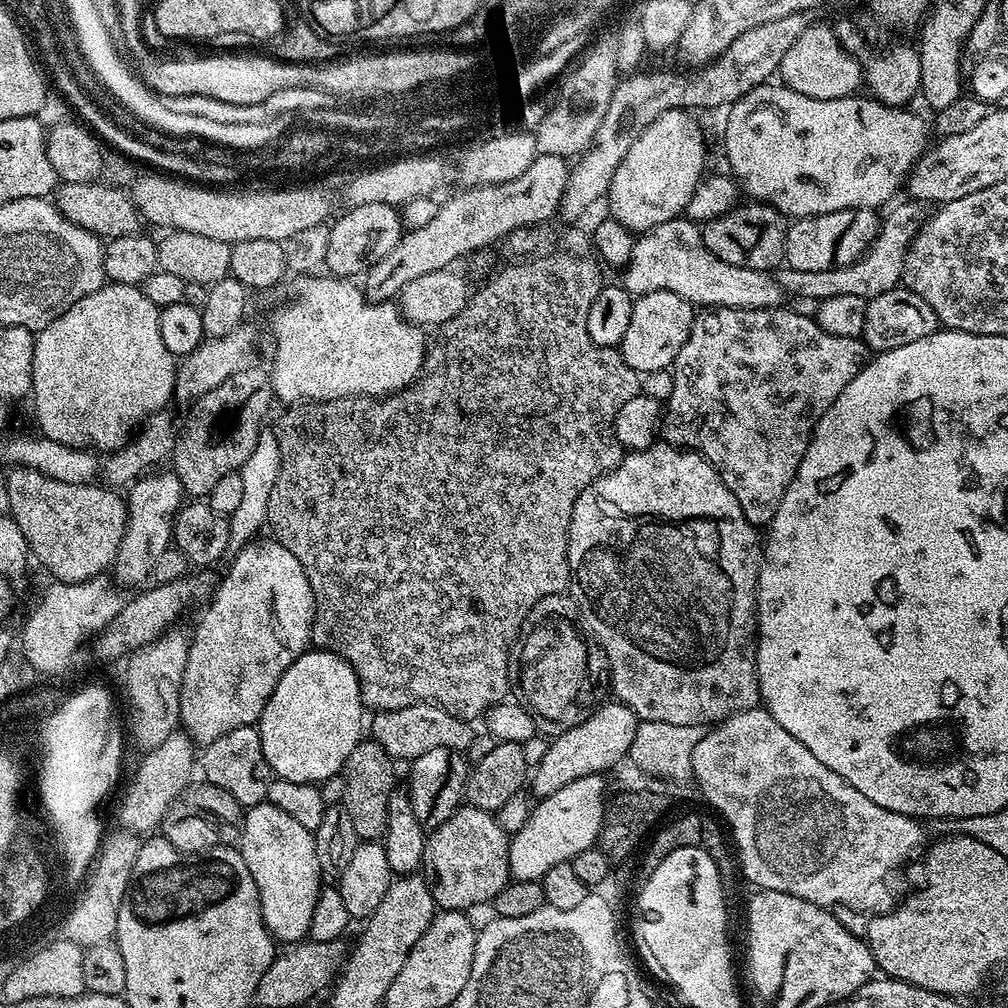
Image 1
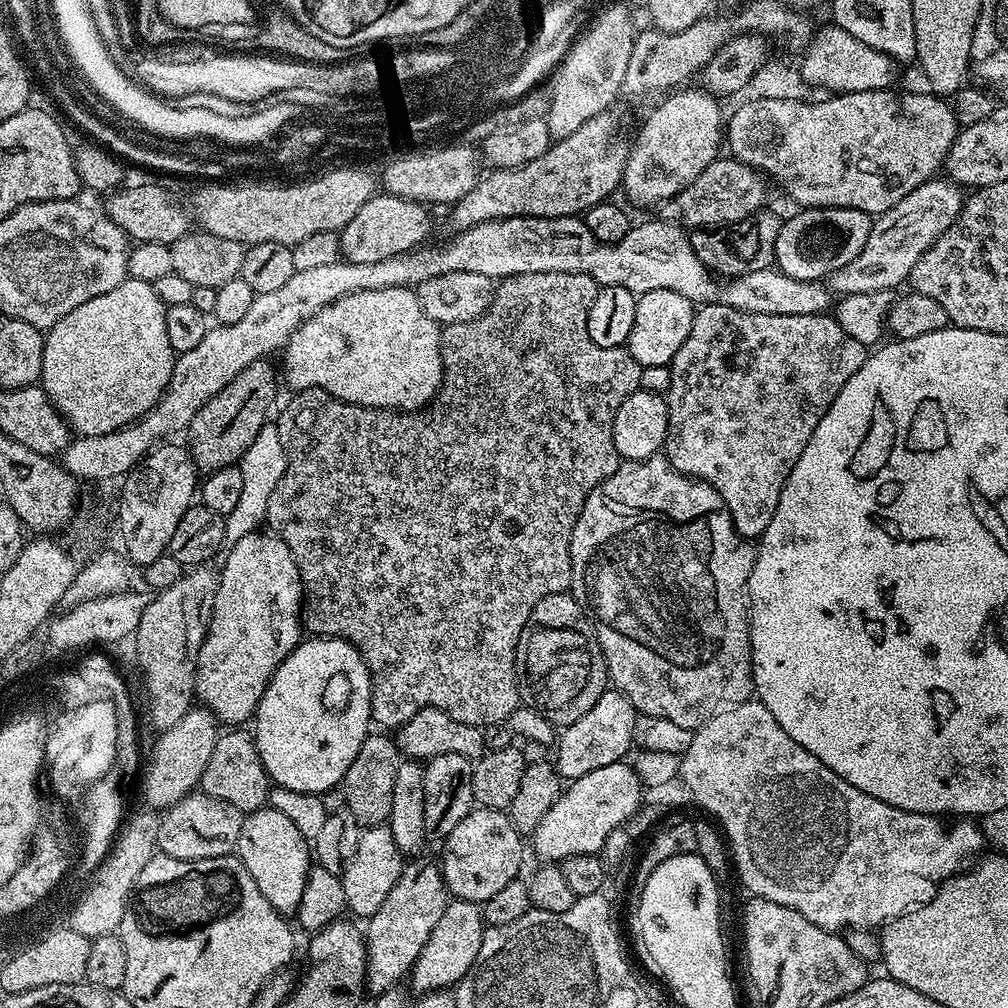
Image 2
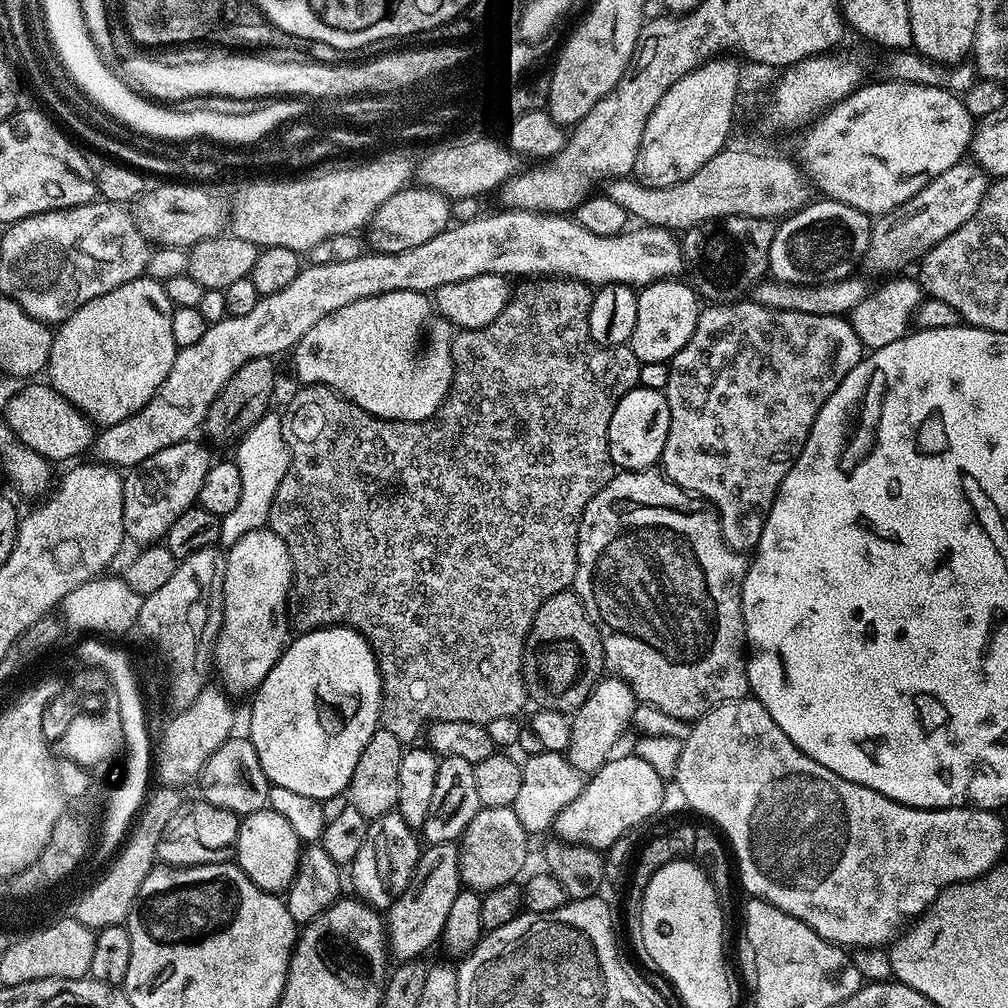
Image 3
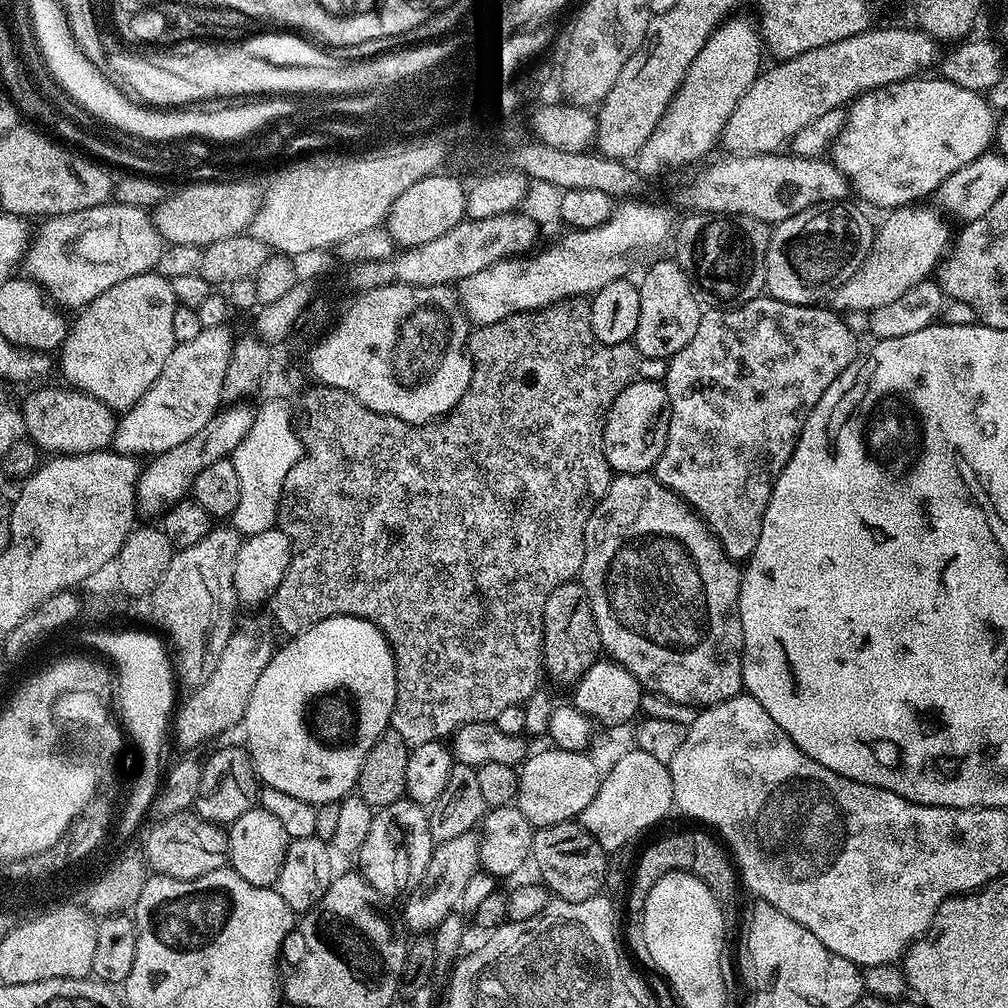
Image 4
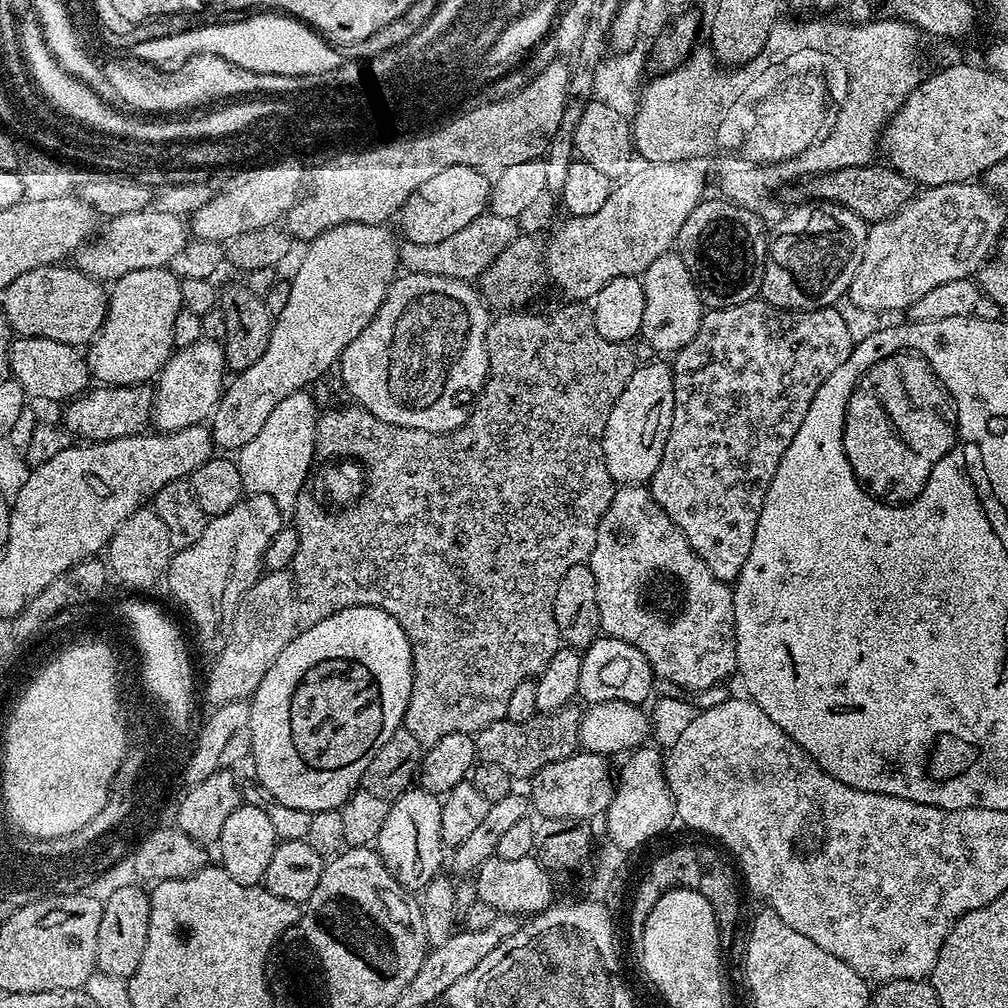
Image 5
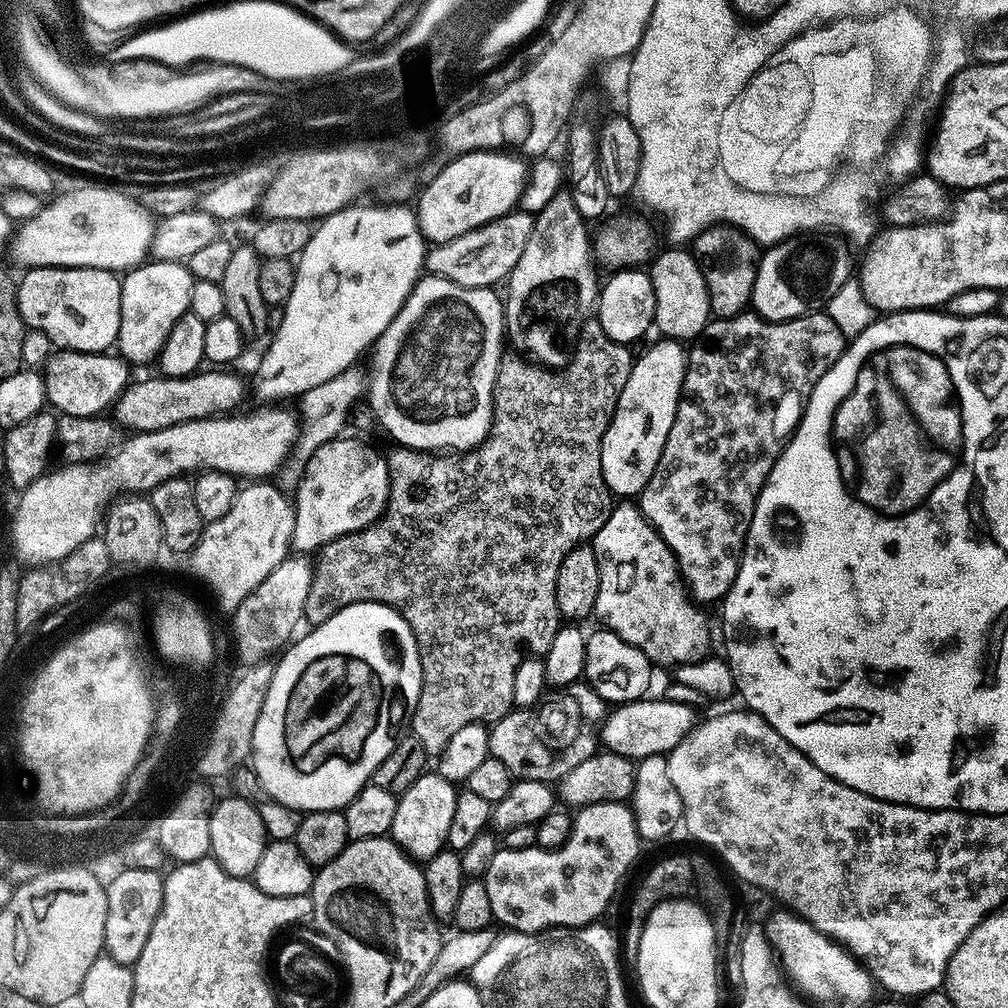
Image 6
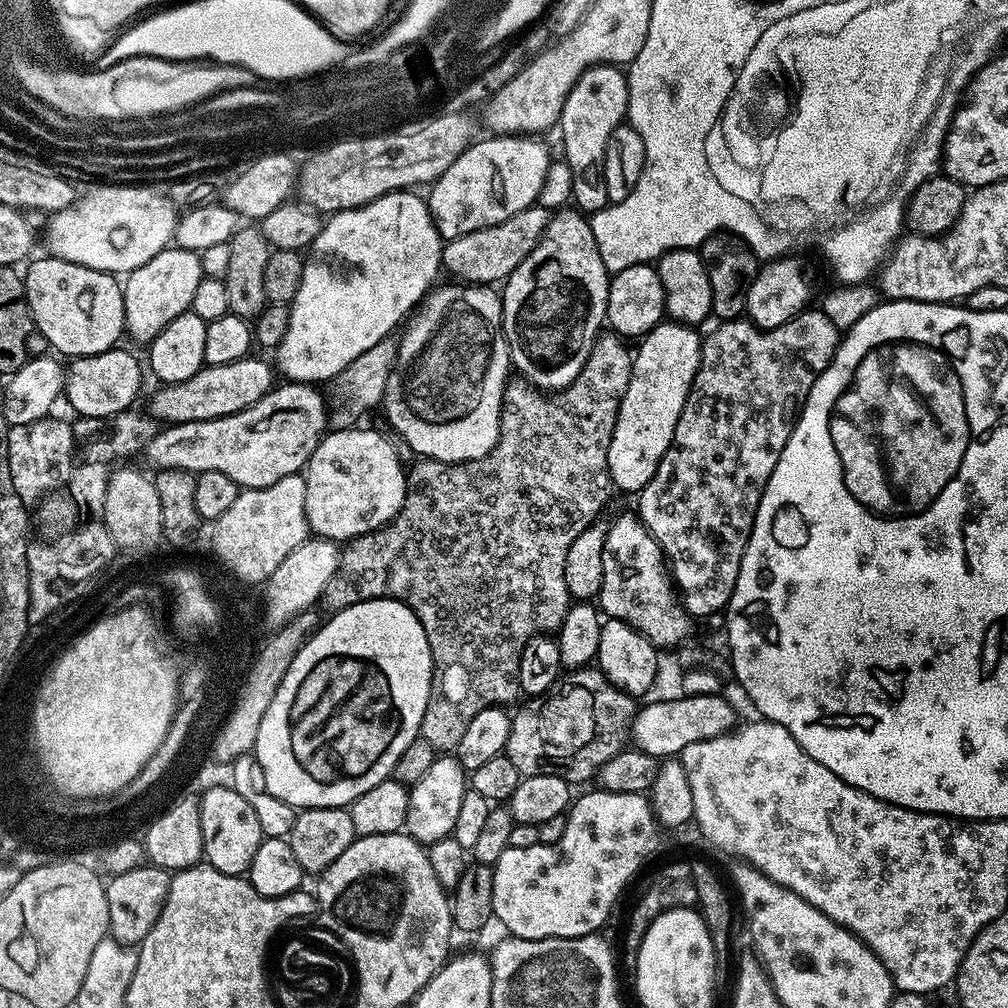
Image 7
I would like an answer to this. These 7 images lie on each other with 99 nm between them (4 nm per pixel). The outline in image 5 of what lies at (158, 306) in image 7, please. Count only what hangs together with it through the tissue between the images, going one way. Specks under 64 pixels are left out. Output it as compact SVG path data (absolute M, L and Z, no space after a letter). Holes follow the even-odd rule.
M167 267L134 270L114 281L104 325L86 348L88 371L101 385L143 384L159 377L174 351L174 318L182 307L180 282Z

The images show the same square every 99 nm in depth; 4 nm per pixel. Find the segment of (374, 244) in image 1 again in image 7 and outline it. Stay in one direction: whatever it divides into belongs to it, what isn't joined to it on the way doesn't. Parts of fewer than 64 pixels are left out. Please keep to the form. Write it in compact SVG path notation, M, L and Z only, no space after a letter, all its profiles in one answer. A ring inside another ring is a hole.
M513 134L505 139L469 143L465 150L431 185L427 193L432 220L445 241L506 222L538 201L550 163L543 139L532 134Z

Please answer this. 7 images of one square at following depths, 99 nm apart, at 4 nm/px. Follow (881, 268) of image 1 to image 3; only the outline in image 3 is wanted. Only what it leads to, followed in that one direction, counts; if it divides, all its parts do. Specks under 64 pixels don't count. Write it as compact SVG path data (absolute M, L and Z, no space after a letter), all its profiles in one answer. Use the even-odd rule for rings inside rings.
M961 162L950 166L946 174L938 174L914 198L905 202L903 210L885 215L872 225L870 261L876 268L892 268L909 255L923 257L929 248L942 238L954 234L978 210L982 198L988 193L989 173L975 162Z

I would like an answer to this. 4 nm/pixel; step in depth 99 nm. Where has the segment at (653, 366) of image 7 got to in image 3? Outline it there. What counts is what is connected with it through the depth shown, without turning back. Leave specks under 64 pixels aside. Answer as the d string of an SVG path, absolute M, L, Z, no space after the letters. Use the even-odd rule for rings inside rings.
M632 388L621 398L618 406L614 406L614 418L610 418L608 445L613 465L629 472L643 472L653 467L663 457L669 430L670 406L667 395L649 388Z

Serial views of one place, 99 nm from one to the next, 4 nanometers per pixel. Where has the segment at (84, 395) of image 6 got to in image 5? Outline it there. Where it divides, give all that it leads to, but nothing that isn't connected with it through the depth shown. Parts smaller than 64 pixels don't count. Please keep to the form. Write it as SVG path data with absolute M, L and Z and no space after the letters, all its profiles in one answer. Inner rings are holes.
M22 336L11 341L8 353L12 379L20 383L25 397L67 402L76 399L89 387L88 362L85 353L75 344L54 342L50 338Z

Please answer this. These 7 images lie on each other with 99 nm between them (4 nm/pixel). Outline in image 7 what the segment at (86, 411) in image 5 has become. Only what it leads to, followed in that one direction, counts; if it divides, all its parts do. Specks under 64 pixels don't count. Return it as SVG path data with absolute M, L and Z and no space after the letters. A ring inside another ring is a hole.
M245 358L229 364L209 364L200 368L198 374L186 378L186 382L157 387L150 405L152 415L171 426L199 420L217 420L254 406L254 402L258 402L272 391L274 368L264 360L252 359Z

